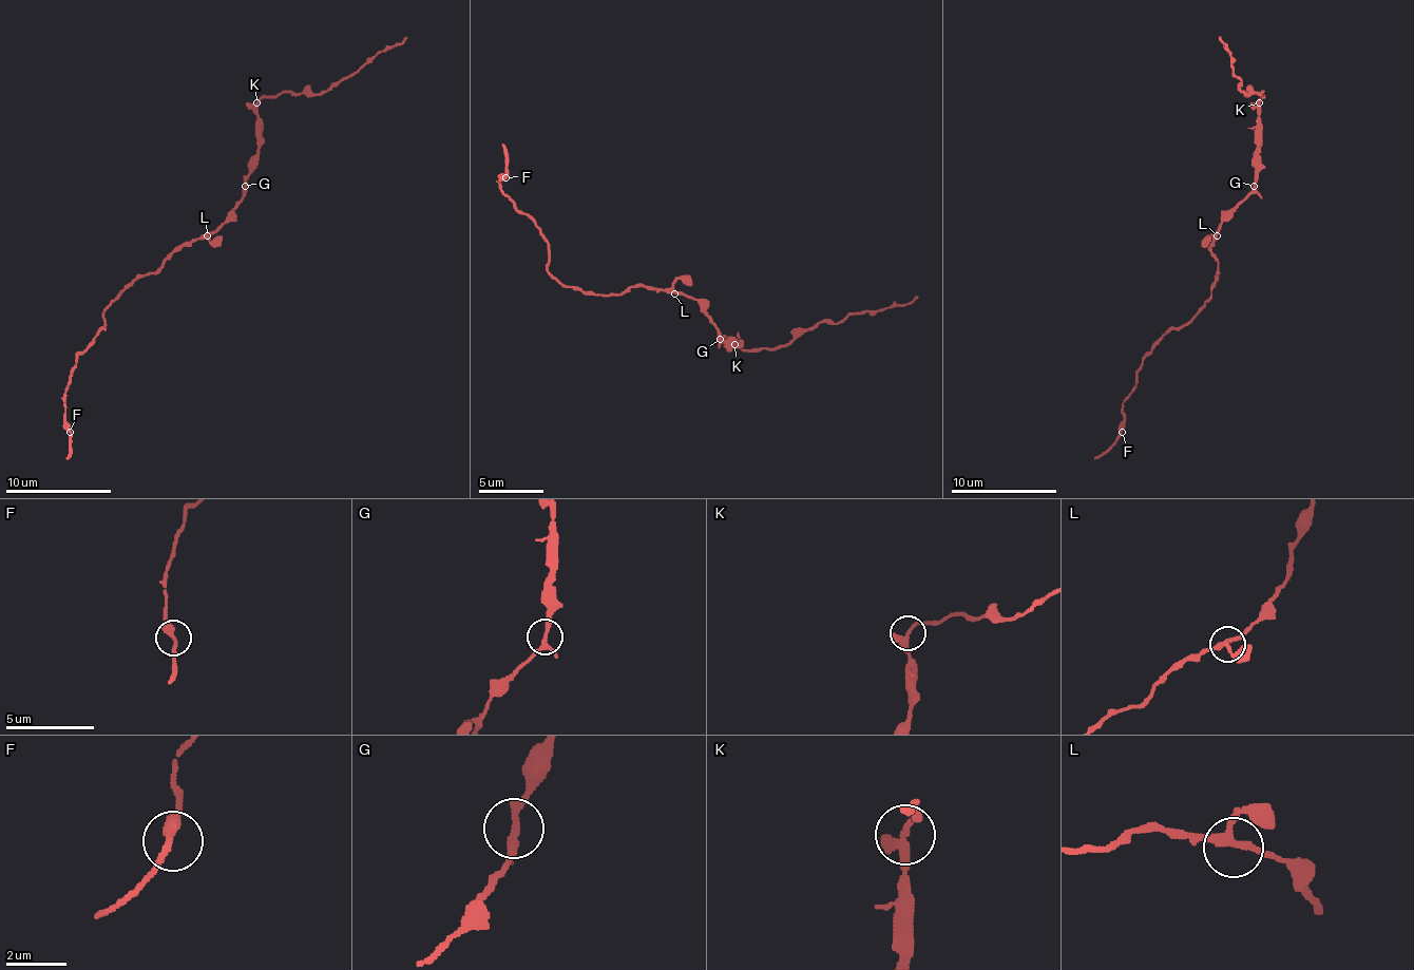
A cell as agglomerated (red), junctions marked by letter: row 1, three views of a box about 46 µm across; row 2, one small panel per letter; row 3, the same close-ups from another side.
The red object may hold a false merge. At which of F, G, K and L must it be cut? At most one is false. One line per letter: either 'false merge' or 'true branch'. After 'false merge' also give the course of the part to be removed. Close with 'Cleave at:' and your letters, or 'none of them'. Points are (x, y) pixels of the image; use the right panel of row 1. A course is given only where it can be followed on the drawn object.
F: true branch
G: true branch
K: true branch
L: true branch
Cleave at: none of them

